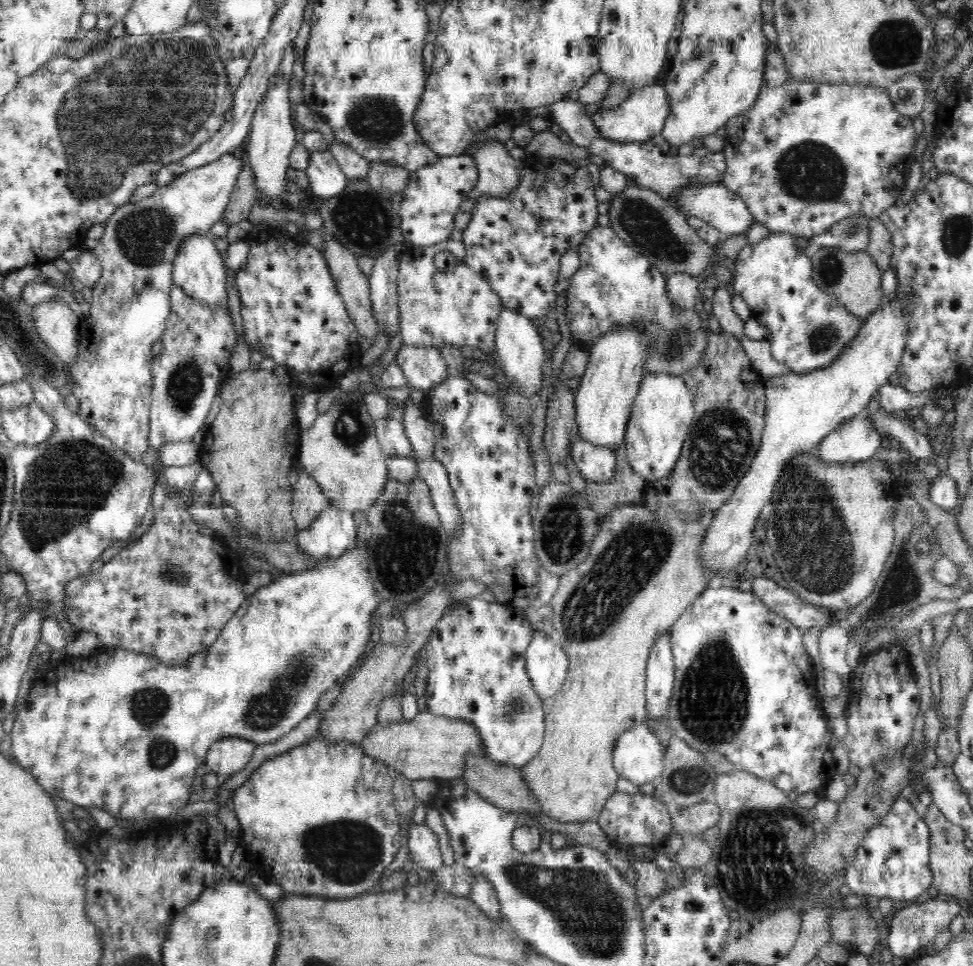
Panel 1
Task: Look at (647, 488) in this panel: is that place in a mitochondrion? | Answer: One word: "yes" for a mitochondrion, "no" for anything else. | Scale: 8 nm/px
no

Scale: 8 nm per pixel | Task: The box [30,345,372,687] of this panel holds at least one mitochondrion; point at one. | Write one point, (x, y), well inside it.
(184, 384)

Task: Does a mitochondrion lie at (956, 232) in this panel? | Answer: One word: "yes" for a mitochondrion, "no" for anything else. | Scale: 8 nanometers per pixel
yes

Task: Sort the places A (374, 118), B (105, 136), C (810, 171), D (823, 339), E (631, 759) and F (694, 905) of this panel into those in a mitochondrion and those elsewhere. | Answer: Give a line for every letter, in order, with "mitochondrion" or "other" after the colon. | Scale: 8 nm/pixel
A: mitochondrion
B: mitochondrion
C: mitochondrion
D: mitochondrion
E: other
F: other

